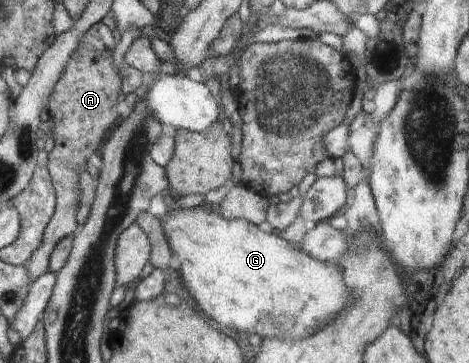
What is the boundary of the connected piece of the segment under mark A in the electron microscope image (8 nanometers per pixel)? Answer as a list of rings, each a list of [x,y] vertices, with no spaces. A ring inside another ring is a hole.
[[[99,22],[83,35],[50,97],[48,109],[54,120],[54,147],[49,153],[49,170],[57,194],[57,208],[47,224],[45,239],[25,263],[31,284],[48,271],[48,263],[57,243],[79,230],[76,220],[80,198],[78,173],[86,169],[89,157],[105,141],[119,116],[116,105],[123,96],[121,69],[117,71],[113,64],[113,49],[117,41],[111,31],[108,25]]]

